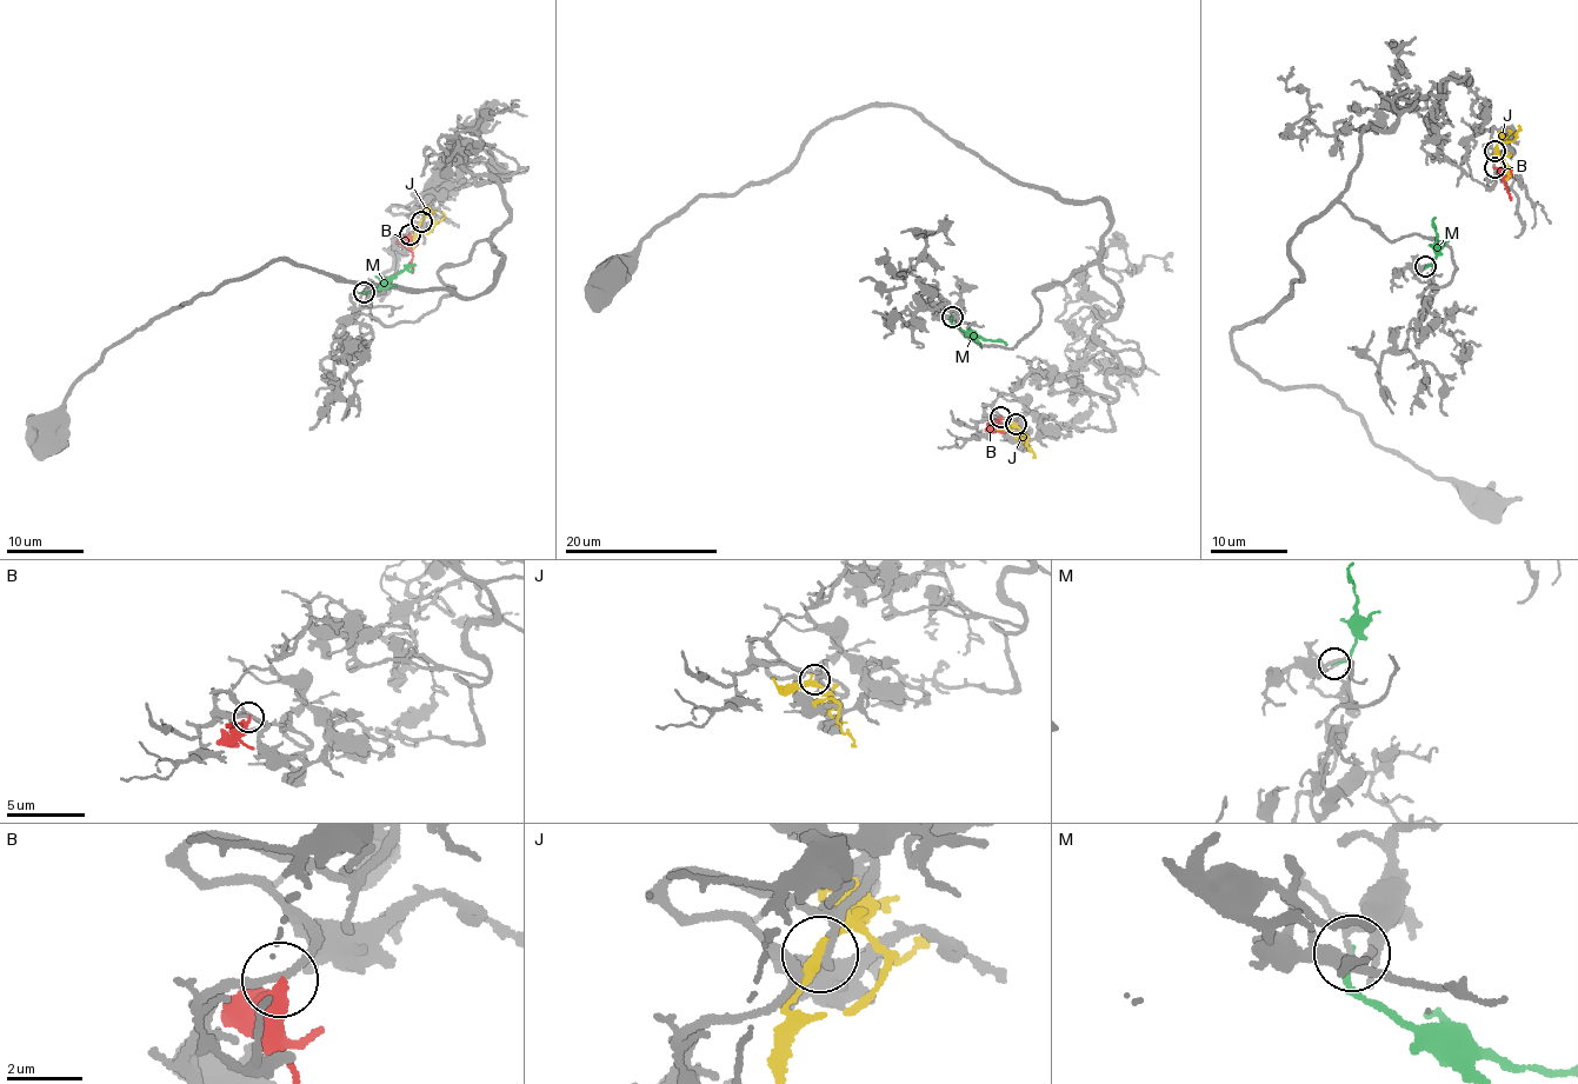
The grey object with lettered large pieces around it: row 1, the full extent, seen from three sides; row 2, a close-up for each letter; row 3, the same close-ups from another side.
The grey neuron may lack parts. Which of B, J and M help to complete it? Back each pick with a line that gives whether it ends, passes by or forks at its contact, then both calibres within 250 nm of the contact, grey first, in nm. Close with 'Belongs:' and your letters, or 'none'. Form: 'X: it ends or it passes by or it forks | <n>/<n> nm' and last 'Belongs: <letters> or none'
B: it ends | 180/300 nm
Belongs: B

